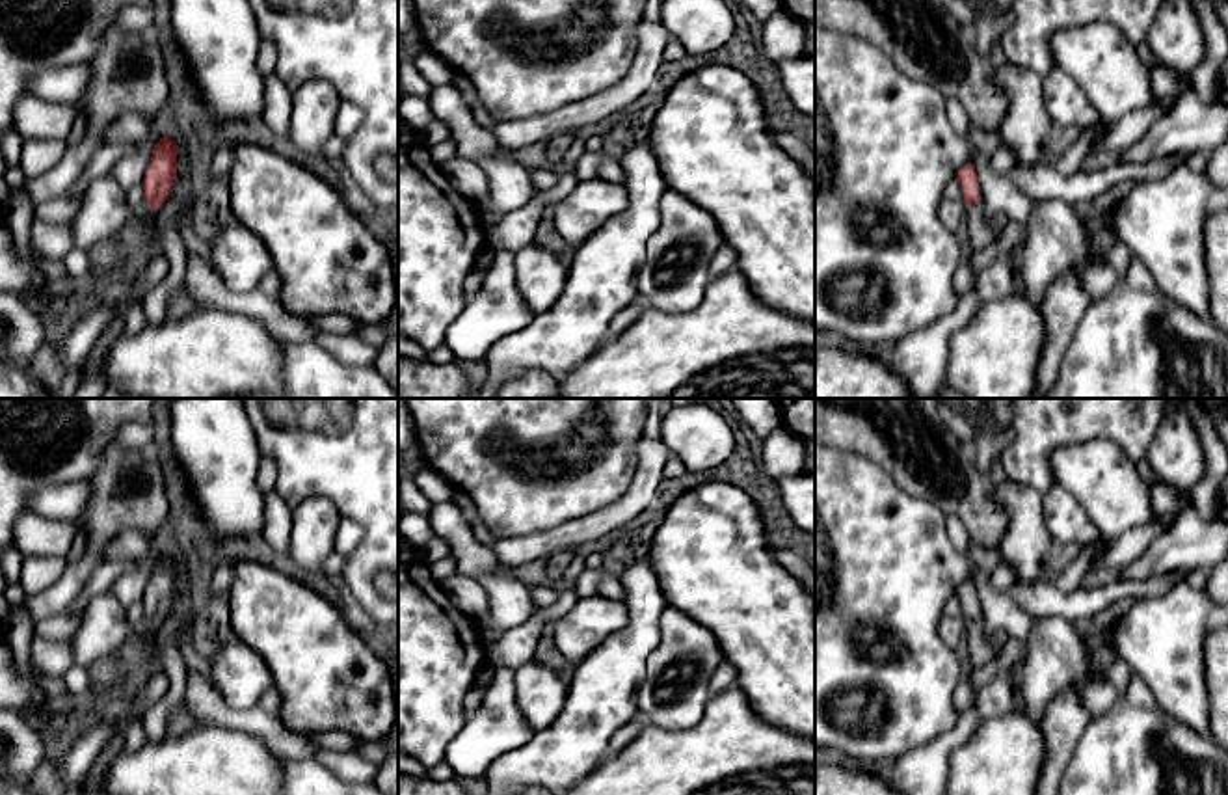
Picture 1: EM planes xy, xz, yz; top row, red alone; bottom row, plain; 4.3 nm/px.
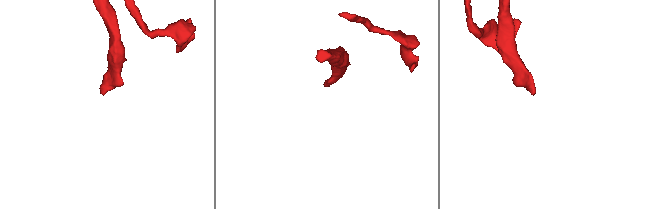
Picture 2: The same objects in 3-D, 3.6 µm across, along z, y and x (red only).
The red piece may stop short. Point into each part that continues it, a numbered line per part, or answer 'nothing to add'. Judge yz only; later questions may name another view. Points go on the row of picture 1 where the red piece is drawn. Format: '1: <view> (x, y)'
1: yz (981, 231)

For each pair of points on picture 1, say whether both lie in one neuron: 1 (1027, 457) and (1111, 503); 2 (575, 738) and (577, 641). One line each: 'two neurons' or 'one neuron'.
1: two neurons
2: two neurons

